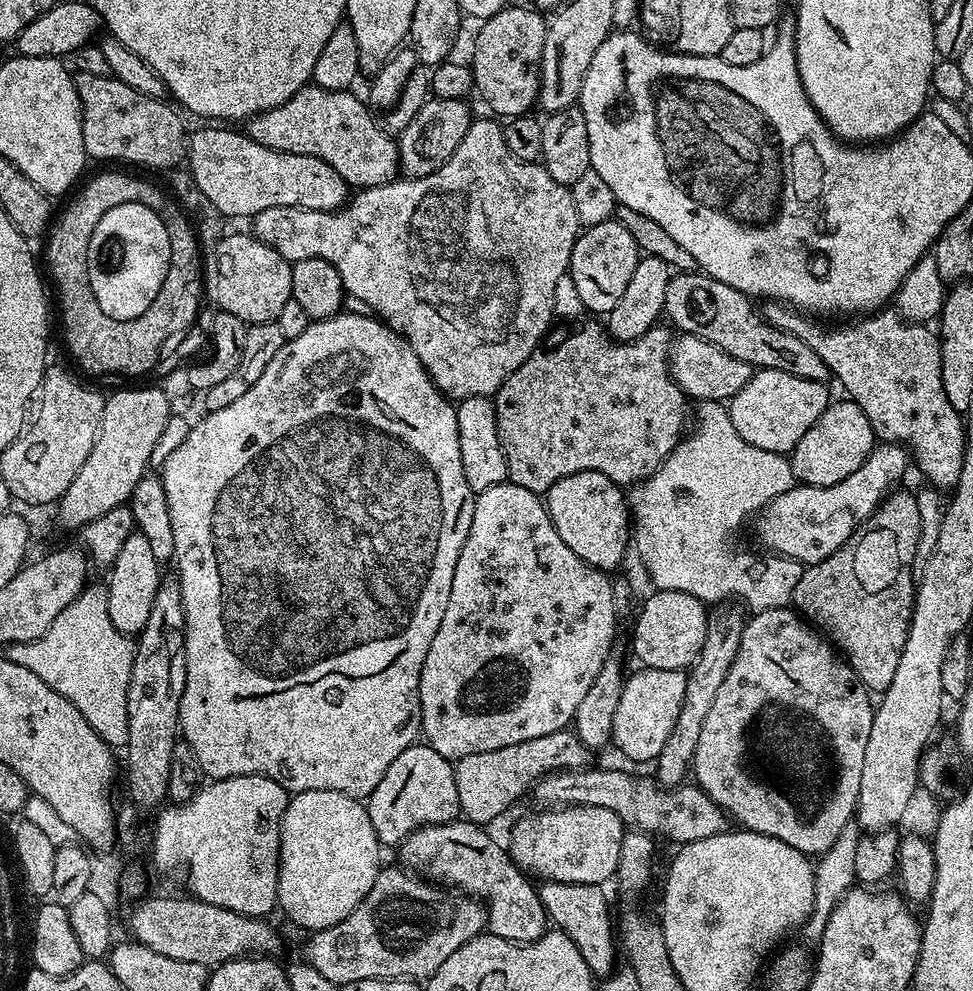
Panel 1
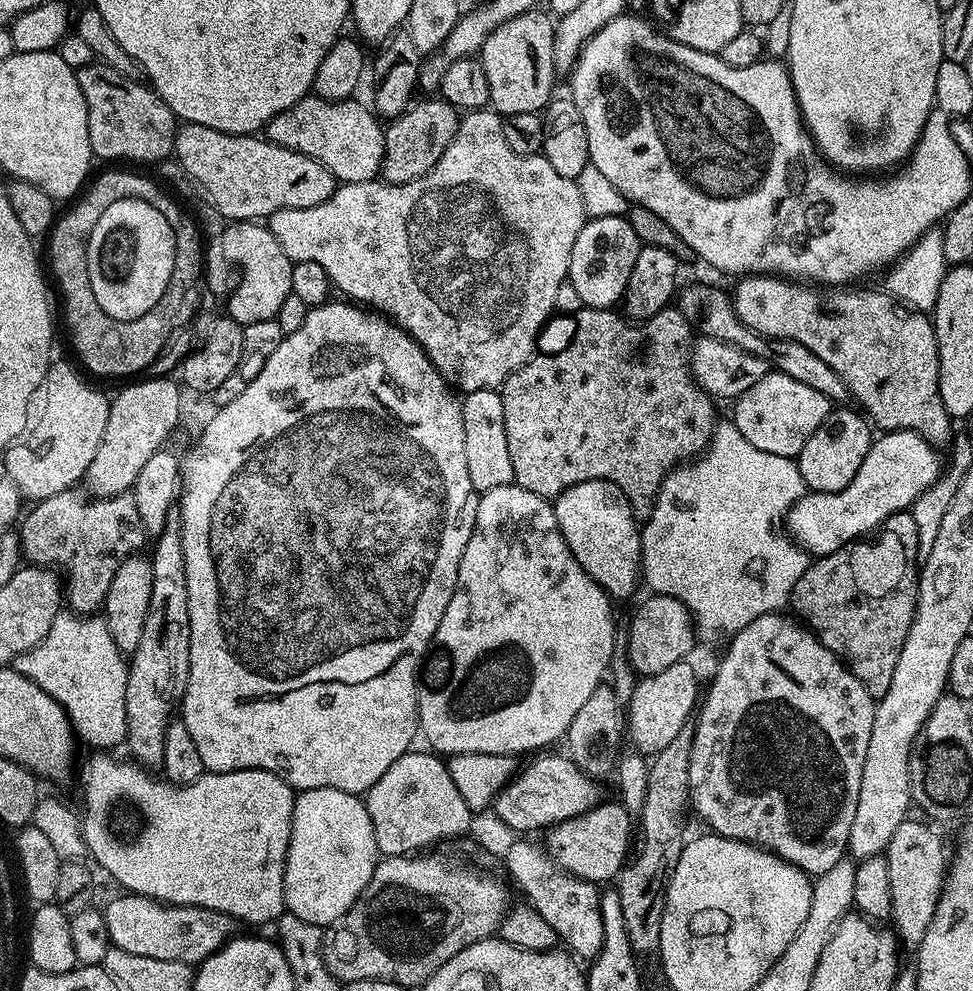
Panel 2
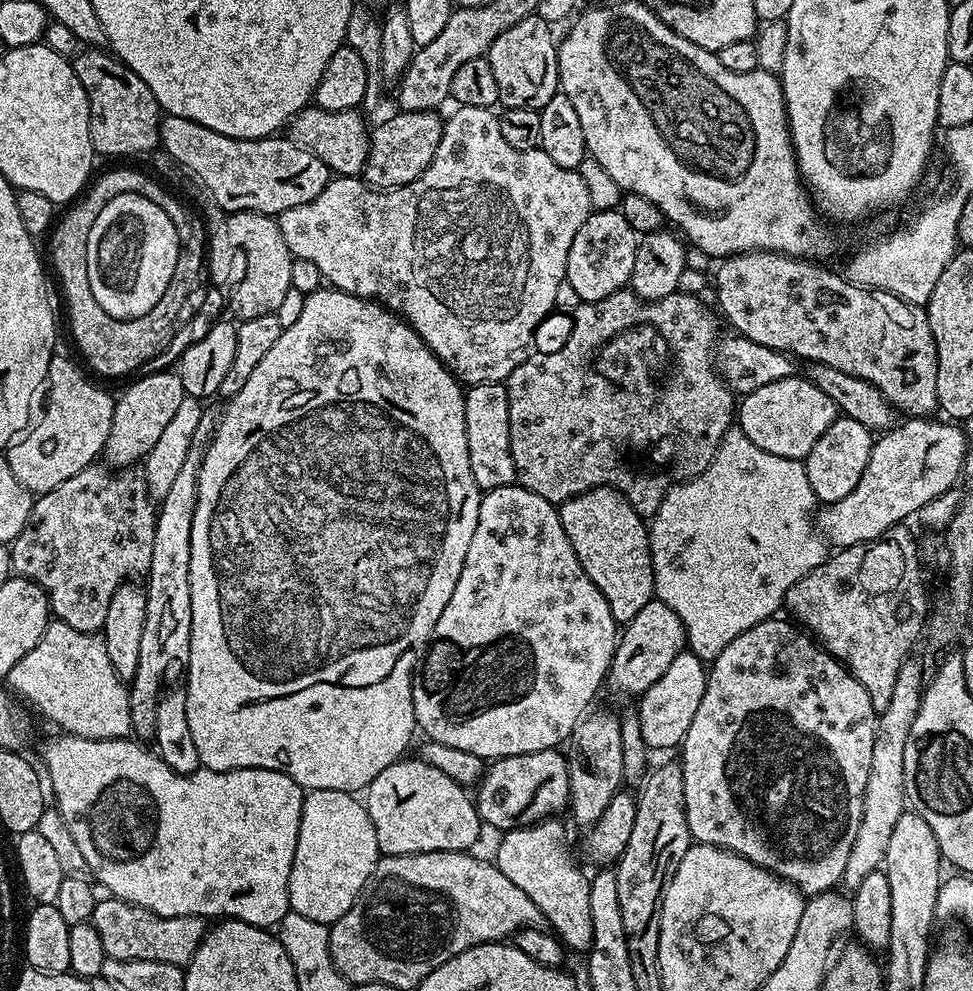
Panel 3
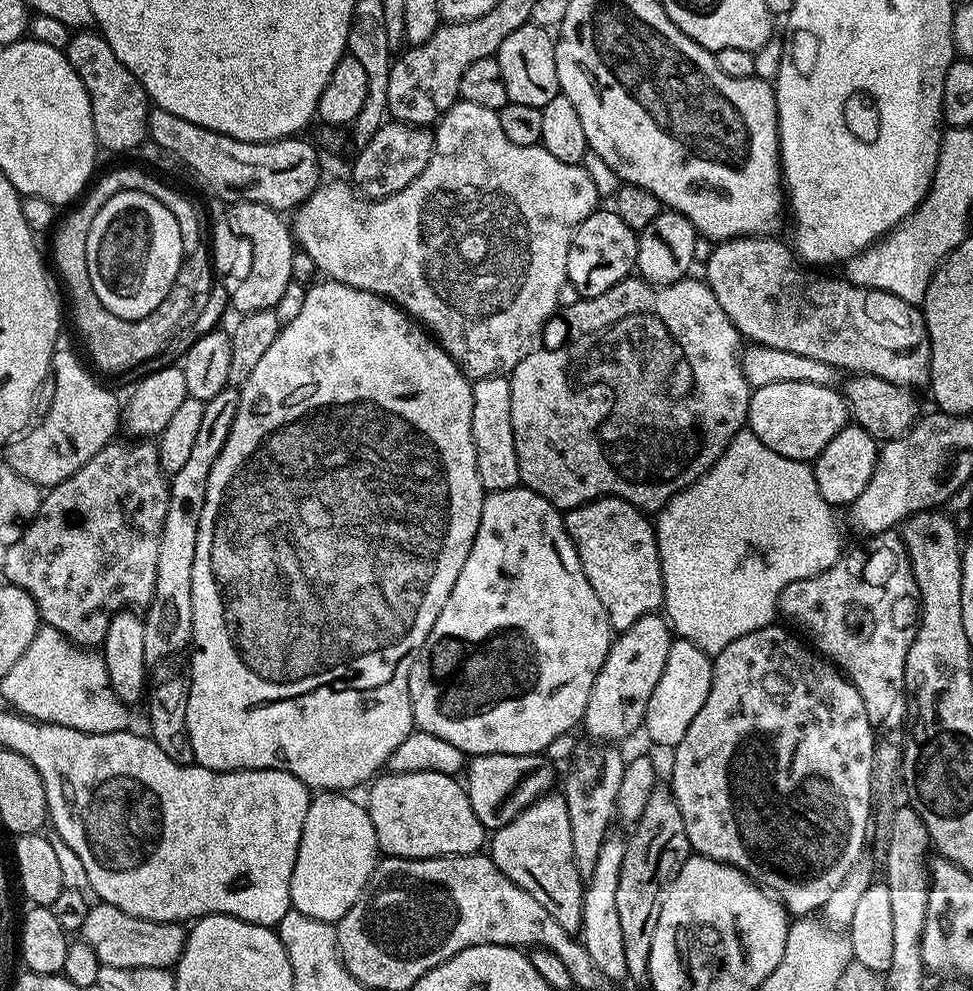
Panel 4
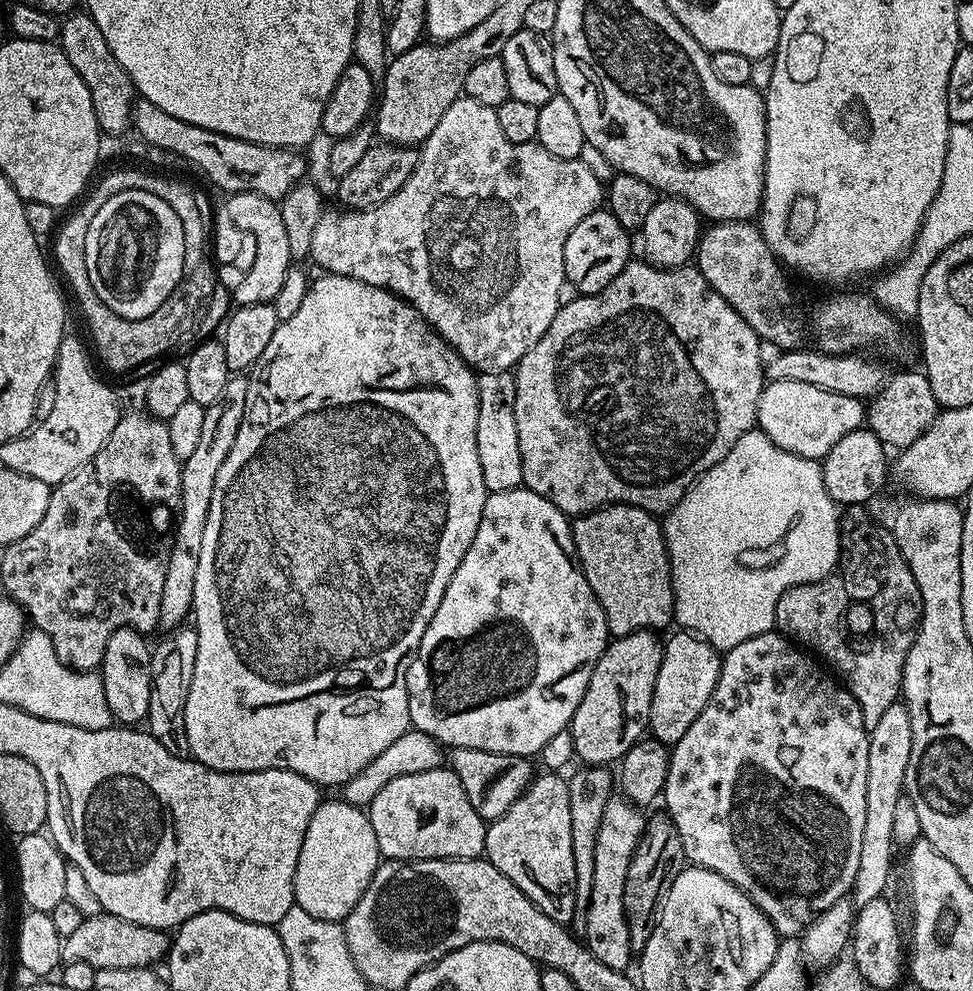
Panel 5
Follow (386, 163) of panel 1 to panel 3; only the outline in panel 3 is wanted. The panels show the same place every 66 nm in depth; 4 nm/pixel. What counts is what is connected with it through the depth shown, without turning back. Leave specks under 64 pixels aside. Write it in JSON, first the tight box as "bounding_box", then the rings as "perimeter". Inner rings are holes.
{"bounding_box":[290,106,371,176],"perimeter":[[[315,106],[303,108],[290,121],[290,139],[310,150],[327,165],[329,171],[342,176],[357,176],[363,173],[364,160],[369,154],[371,140],[369,125],[366,126],[357,109],[350,111],[322,110]]]}

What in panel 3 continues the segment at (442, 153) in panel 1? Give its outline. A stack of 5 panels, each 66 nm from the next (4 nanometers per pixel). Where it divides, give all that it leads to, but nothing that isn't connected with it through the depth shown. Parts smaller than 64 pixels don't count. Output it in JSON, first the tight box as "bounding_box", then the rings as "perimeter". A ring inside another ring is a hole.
{"bounding_box":[362,112,444,190],"perimeter":[[[400,112],[396,116],[371,129],[369,154],[364,160],[362,173],[369,188],[387,190],[414,182],[424,173],[426,166],[430,166],[434,150],[438,150],[438,142],[442,142],[444,120],[436,112]]]}

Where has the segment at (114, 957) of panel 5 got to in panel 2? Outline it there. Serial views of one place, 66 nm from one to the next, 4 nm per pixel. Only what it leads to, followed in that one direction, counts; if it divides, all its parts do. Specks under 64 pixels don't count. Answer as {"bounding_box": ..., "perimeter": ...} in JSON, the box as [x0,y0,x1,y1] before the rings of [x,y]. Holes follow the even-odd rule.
{"bounding_box":[102,895,238,966],"perimeter":[[[119,895],[108,905],[103,905],[102,911],[106,918],[106,930],[111,947],[126,950],[126,954],[142,954],[142,958],[162,958],[162,962],[182,962],[199,966],[206,957],[217,952],[238,932],[237,921],[218,910],[206,910],[198,906],[181,904],[161,904],[159,900],[151,900],[149,896]]]}

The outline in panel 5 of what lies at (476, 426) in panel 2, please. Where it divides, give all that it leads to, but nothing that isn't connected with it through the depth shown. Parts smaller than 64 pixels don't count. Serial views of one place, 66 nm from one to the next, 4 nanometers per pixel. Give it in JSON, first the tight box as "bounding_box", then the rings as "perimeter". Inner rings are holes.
{"bounding_box":[478,371,524,492],"perimeter":[[[511,371],[481,372],[478,382],[478,462],[482,462],[482,482],[489,492],[514,490],[524,483],[522,454],[518,454],[518,425],[514,423],[516,377]]]}

